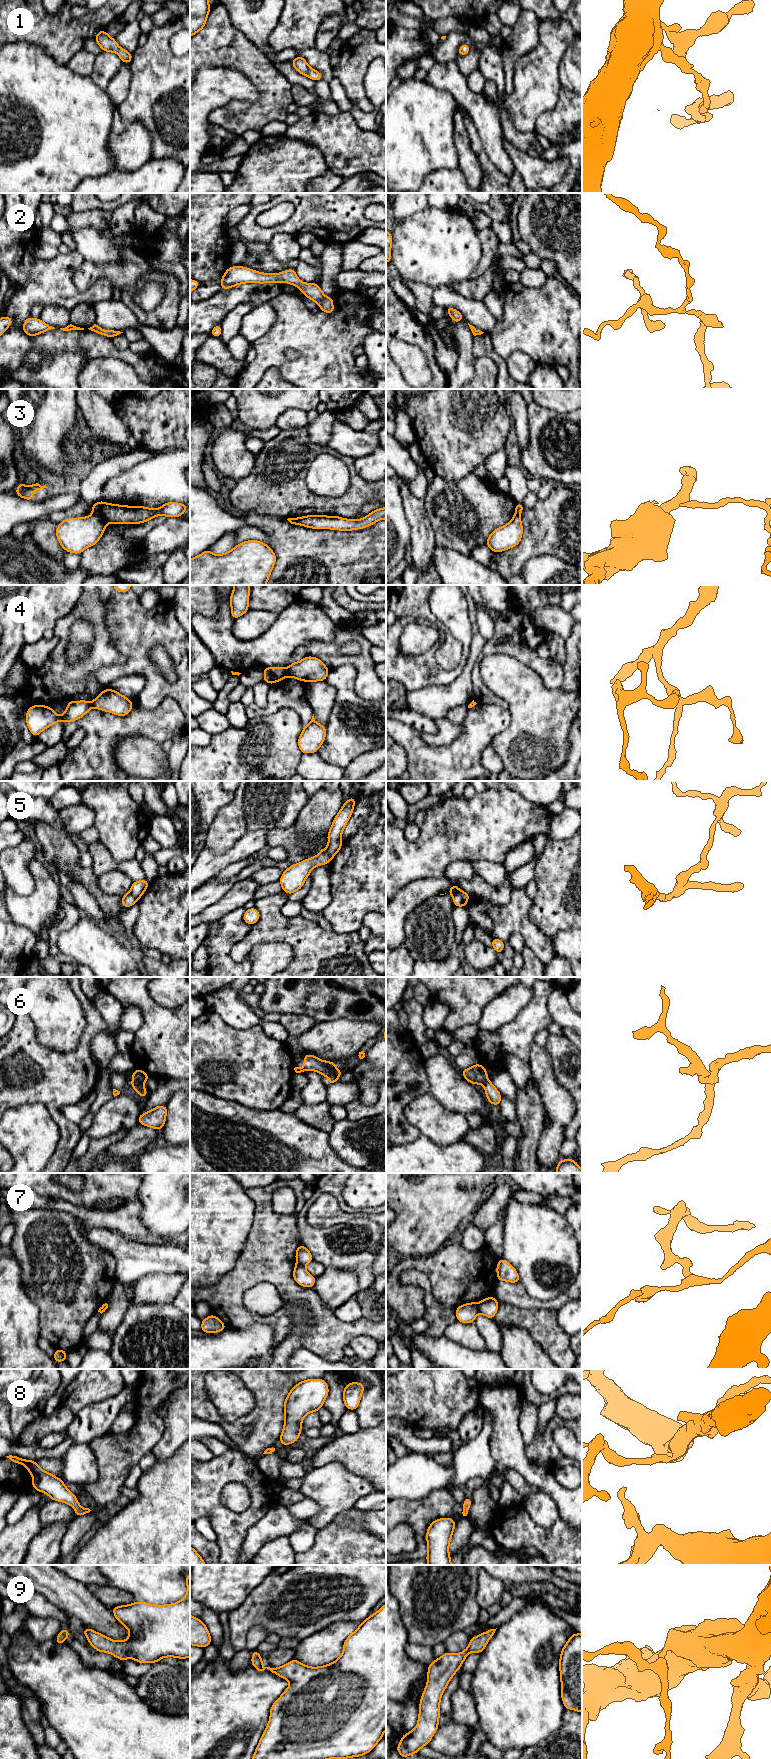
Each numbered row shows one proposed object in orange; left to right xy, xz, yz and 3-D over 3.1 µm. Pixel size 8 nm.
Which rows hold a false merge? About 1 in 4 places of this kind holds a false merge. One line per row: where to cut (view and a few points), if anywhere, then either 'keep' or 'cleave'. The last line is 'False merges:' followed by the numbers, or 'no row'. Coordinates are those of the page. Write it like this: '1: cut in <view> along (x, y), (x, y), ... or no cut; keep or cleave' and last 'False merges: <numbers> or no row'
1: no cut; keep
2: no cut; keep
3: cut in xy along (92, 513), (102, 515), (107, 520); cleave
4: cut in xz along (286, 669), (288, 674); cleave
5: cut in xz along (325, 848), (331, 858); cleave
6: cut in xy along (132, 1081), (139, 1082), (142, 1085); cleave
7: cut in yz along (477, 1303), (479, 1311); cleave
8: no cut; keep
9: no cut; keep
False merges: 3, 4, 5, 6, 7

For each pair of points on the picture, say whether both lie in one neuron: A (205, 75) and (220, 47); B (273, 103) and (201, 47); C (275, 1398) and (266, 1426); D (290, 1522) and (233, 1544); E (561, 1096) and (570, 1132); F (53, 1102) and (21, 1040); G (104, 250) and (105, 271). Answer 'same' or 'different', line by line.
A: different
B: same
C: same
D: different
E: different
F: same
G: different

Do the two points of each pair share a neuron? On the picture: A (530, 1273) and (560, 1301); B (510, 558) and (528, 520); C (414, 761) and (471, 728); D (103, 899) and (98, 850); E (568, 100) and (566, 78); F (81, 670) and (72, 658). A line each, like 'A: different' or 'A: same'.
A: different
B: same
C: same
D: different
E: different
F: different

